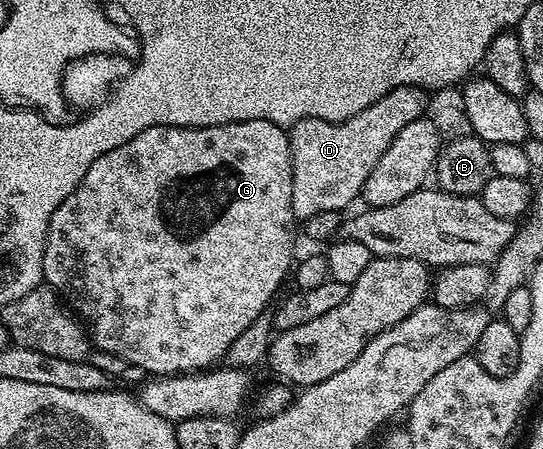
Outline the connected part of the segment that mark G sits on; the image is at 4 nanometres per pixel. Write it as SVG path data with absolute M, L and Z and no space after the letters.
M256 119L210 127L148 127L143 129L143 133L131 137L131 141L119 145L119 149L111 149L96 159L75 193L71 193L71 197L55 209L49 222L43 261L39 265L40 274L44 282L46 279L45 283L83 320L84 326L91 332L91 343L96 350L98 347L109 355L118 355L131 366L150 371L149 375L153 377L204 372L220 364L228 356L239 333L266 314L268 307L265 306L272 301L273 294L280 289L281 282L287 279L294 266L292 184L289 132L271 121Z

